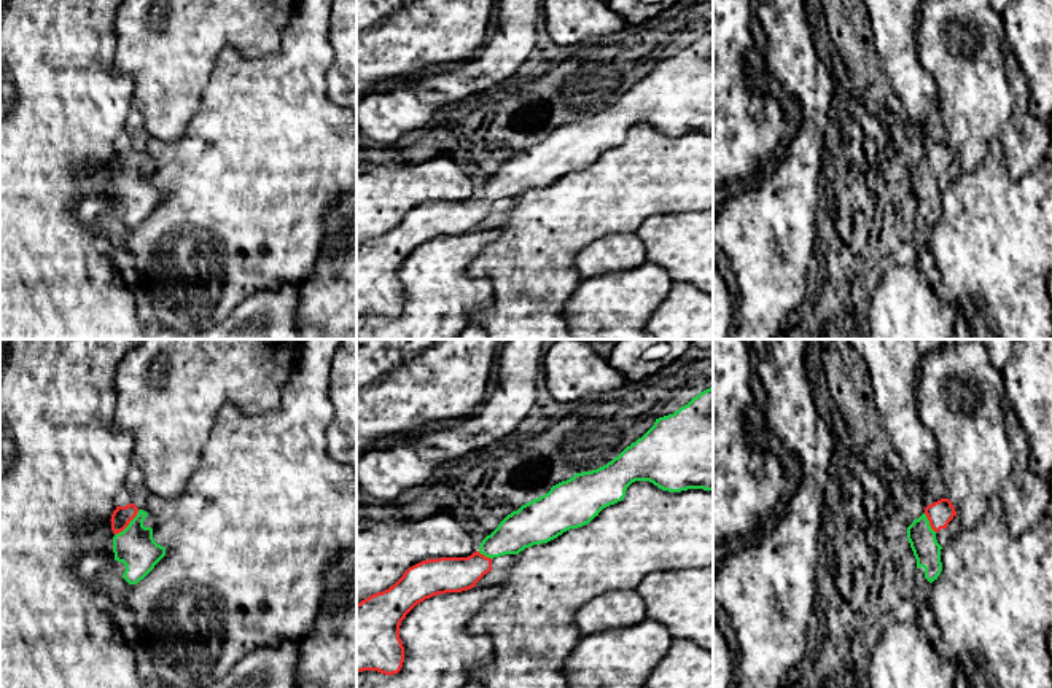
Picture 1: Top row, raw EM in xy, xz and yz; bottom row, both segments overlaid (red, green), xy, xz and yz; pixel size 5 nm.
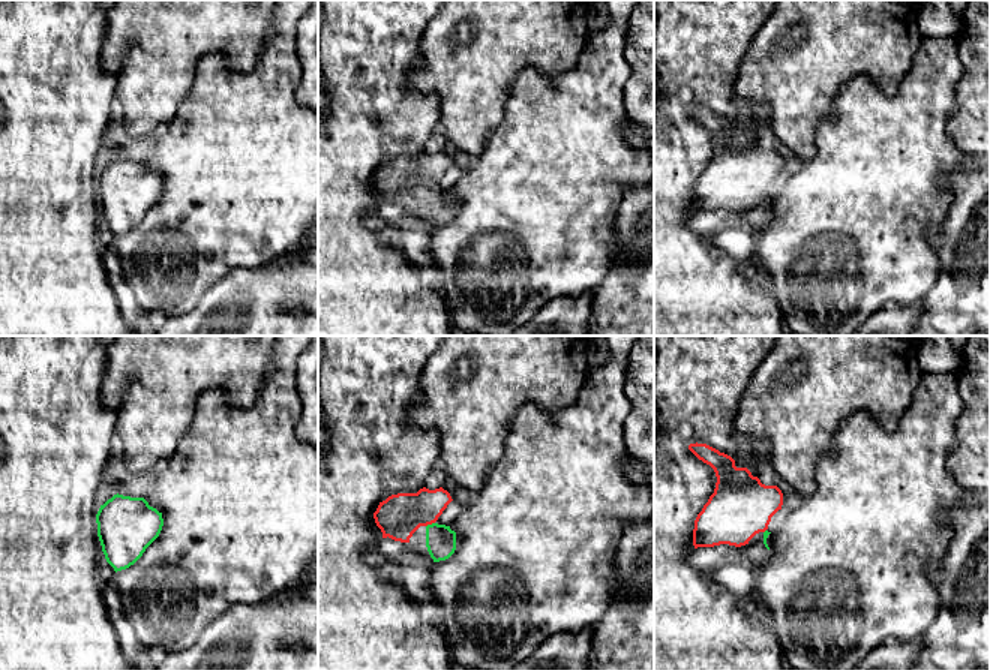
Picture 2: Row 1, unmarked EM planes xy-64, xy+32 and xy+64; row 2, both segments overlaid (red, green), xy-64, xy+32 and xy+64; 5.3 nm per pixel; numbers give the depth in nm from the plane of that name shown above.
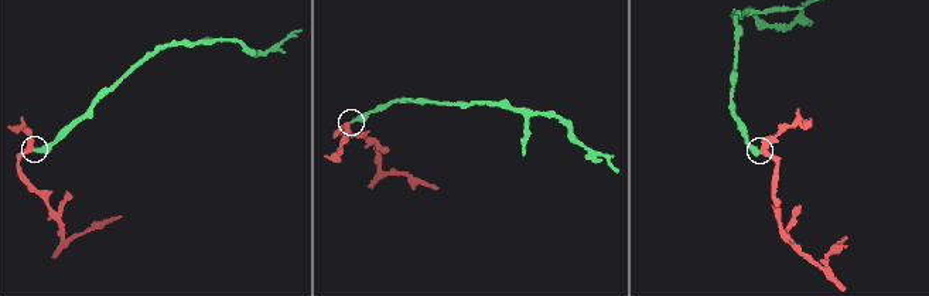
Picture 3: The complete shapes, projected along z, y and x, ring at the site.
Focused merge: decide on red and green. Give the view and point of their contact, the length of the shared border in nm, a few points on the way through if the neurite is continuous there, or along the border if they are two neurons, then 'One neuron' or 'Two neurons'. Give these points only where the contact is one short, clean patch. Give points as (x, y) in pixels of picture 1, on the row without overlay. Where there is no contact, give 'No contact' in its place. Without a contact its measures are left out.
Touches red at xy (128, 168). Shared border 180 nm. Path across: xy (121, 160), (128, 168), (134, 190). One neuron

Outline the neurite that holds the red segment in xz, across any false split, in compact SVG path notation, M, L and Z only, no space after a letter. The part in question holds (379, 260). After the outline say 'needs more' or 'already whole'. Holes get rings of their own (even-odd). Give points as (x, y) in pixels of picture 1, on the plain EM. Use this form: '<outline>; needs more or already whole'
M713 29L673 57L656 62L641 81L606 108L575 116L573 121L552 129L547 137L508 158L471 199L422 204L409 210L388 233L357 247L357 317L363 314L398 317L404 306L399 269L417 247L438 237L474 231L492 213L493 201L519 197L525 191L547 186L570 172L589 167L603 151L624 143L627 131L635 124L649 124L668 135L688 132L713 135Z; needs more

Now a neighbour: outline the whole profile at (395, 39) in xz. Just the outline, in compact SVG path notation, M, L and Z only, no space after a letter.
M357 0L357 100L385 80L407 80L470 61L484 45L495 0Z

